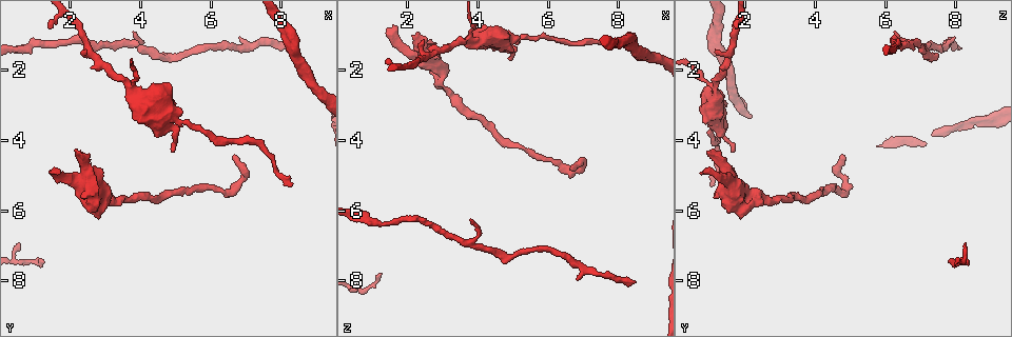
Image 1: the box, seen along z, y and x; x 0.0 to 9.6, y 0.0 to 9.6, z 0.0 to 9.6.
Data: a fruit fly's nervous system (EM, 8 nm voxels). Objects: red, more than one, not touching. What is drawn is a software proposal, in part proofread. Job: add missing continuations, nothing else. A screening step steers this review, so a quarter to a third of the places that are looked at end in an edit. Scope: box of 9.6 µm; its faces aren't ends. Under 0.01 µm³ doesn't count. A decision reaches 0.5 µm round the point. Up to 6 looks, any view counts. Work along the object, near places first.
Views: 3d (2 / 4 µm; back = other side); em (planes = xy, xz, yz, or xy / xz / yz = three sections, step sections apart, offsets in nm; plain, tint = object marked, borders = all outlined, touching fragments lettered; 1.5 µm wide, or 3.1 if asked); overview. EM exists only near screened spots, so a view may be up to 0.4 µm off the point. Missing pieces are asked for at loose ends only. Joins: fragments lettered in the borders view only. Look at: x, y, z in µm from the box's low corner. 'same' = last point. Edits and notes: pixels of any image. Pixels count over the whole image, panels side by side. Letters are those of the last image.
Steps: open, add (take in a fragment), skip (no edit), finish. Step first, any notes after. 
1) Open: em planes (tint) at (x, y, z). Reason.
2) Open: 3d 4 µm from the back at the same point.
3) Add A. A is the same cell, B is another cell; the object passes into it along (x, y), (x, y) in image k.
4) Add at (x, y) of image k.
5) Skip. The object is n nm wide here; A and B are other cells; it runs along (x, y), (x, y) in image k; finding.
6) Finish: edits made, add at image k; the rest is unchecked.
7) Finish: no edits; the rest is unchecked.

Open: 3d 4 µm at (1.70, 5.05, 0.75). Branch stops here.

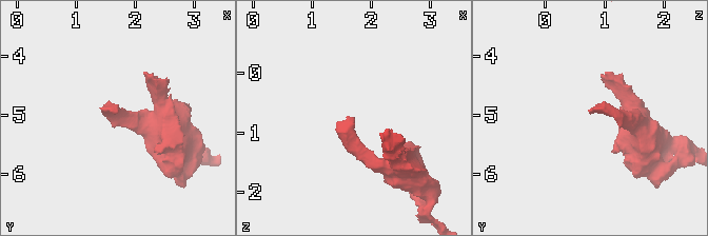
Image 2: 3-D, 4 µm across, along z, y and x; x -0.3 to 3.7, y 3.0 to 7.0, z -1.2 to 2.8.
Open: em xz step 4 (borders) at (1.65, 5.00, 0.75). Now the EM.

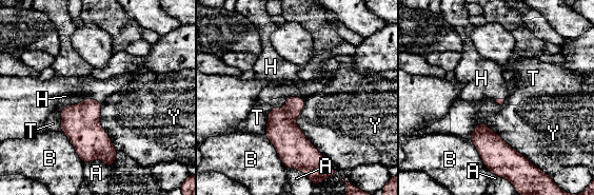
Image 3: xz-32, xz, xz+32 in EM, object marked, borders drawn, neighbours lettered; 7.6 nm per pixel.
Add at (284, 74) of image 3. H is the same cell, A, B, T and Y are other cells; the object passes into it along (281, 128), (292, 97), (284, 74) in image 3; it goes on there.

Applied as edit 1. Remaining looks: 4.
Open: overview.

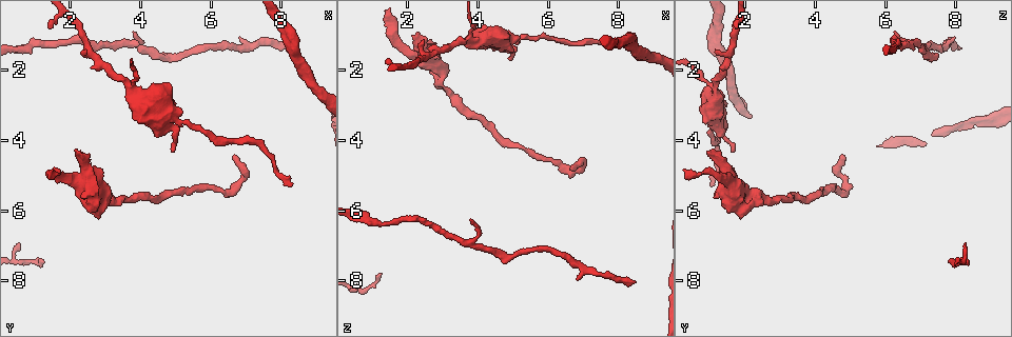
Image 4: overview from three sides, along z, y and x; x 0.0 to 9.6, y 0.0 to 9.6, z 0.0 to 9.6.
Open: 3d 4 µm at (8.35, 5.25, 0.95).

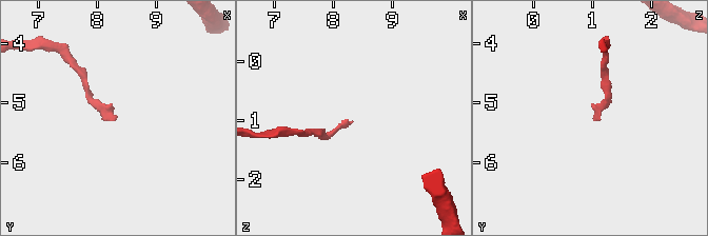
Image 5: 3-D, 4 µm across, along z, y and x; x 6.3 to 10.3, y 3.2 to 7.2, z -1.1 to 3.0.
Open: em planes (borders) at (8.30, 5.25, 1.00). Now the EM.

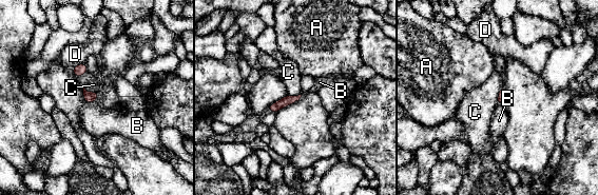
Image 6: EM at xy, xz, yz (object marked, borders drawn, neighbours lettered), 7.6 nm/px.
Skip. The longest contact is with D, 120 nm; A, B, C and D are other cells; a border runs along (84, 88), (89, 92), (98, 91) in image 6; no lettered fragment goes on from it.

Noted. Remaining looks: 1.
Finish: edits made, add at image 3; the rest is unchecked.

